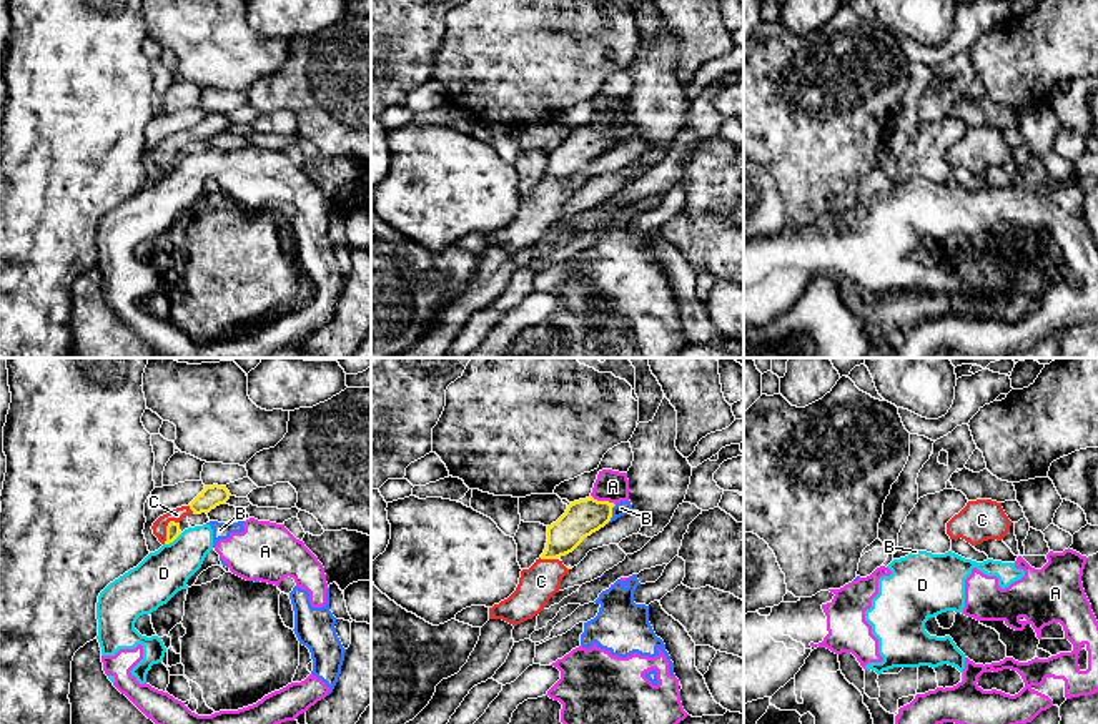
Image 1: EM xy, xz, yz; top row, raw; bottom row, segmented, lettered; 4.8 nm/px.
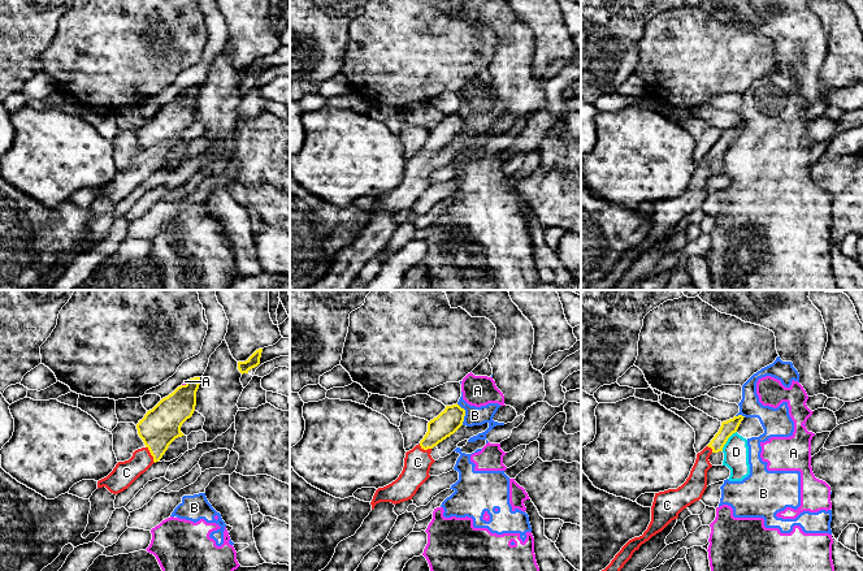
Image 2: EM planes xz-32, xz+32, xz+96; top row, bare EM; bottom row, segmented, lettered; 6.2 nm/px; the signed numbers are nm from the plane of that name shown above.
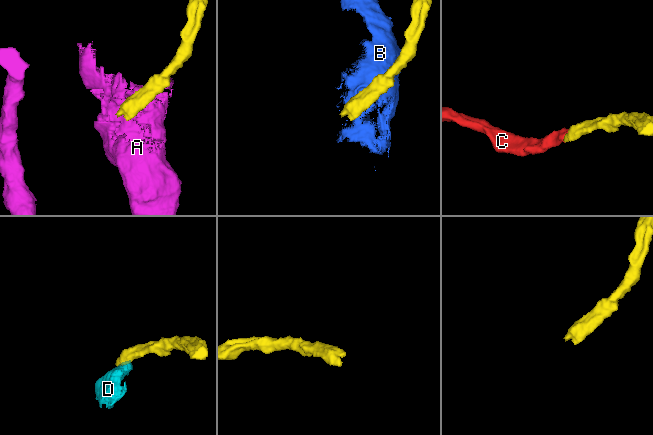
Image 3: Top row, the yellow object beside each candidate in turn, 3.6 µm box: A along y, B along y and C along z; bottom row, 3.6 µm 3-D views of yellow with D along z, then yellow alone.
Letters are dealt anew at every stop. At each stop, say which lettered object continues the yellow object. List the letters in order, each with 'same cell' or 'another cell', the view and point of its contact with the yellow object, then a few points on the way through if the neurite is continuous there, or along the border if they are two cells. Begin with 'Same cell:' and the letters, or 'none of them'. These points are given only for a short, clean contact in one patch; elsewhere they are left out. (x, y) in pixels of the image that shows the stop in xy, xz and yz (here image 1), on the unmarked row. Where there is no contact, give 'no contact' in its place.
Same cell: C
A: another cell; contact xz (603, 128); border xz (591, 122), (614, 132)
B: another cell; contact xz (611, 142); border xz (616, 132), (606, 150)
C: same cell; contact xy (167, 155); way xy (173, 158), (167, 155), (177, 142)
D: another cell; contact xy (173, 167); border xy (182, 160), (165, 172)

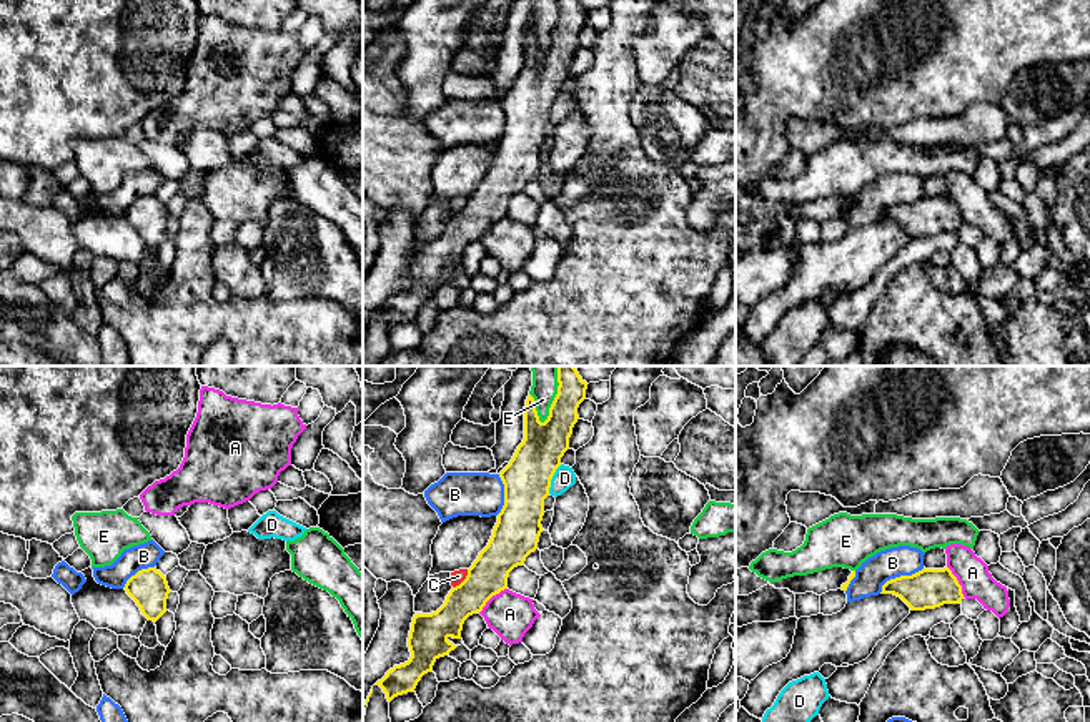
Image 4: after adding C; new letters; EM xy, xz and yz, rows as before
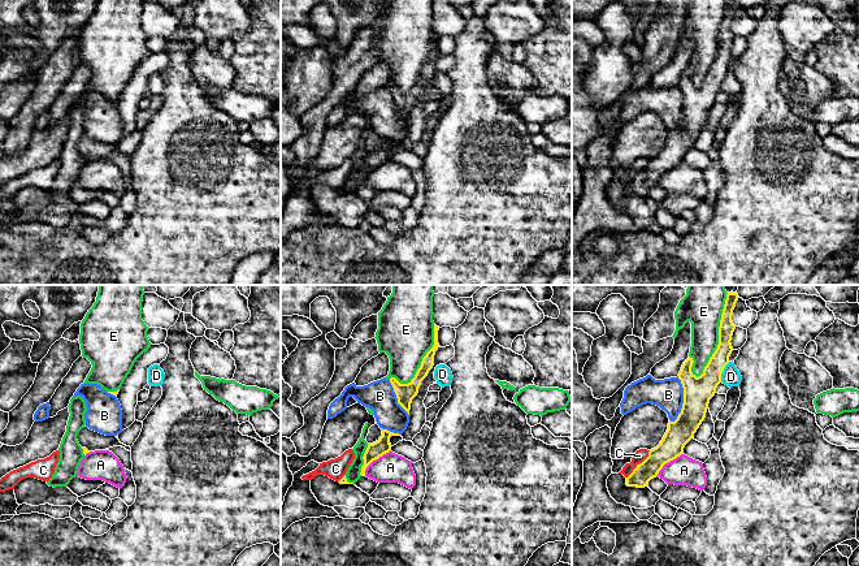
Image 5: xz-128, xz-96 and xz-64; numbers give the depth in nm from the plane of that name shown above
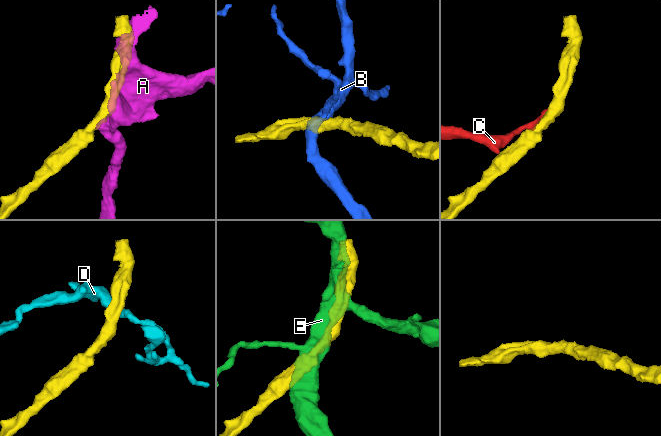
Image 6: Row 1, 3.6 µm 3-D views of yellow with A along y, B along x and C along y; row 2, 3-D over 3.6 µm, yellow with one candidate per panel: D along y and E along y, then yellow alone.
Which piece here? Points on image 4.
Same cell: none of them
A: another cell; contact xz (491, 223); border xz (506, 215), (496, 220), (480, 240)
B: another cell; contact yz (901, 203); border yz (924, 195), (911, 202), (891, 205), (879, 220)
C: another cell; contact xz (465, 207); border xz (468, 197), (468, 202), (453, 215)
D: another cell; contact xz (551, 105); border xz (561, 92), (551, 107), (548, 120)
E: another cell; contact xz (554, 25)

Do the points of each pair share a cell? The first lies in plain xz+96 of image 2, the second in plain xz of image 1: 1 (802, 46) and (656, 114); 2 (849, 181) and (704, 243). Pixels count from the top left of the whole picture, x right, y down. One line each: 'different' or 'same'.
1: same
2: same

